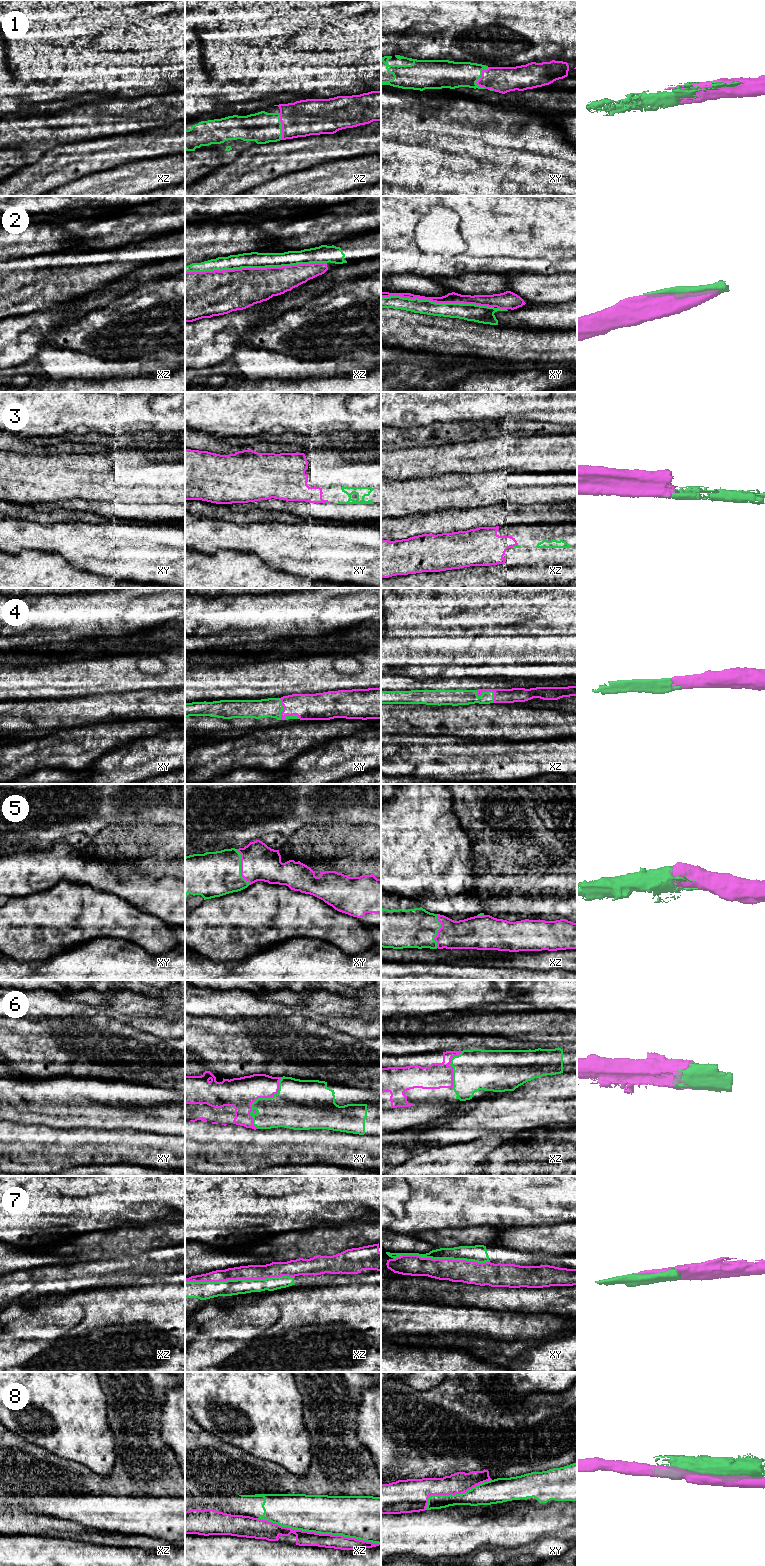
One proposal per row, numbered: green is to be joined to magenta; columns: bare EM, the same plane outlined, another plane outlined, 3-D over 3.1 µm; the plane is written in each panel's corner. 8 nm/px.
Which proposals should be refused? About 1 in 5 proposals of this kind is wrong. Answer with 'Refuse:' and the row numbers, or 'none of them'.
Refuse: 8

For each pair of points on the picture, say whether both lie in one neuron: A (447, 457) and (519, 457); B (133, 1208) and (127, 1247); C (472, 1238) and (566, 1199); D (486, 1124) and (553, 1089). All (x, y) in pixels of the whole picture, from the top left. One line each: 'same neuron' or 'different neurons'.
A: same neuron
B: different neurons
C: different neurons
D: same neuron

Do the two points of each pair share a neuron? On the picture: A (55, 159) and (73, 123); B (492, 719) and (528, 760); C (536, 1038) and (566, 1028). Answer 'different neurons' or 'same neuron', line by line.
A: different neurons
B: different neurons
C: same neuron

